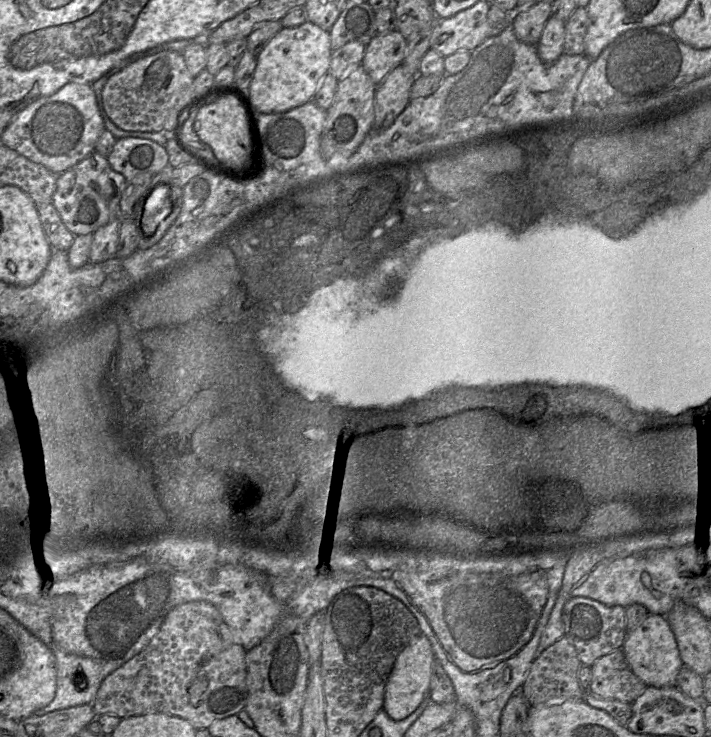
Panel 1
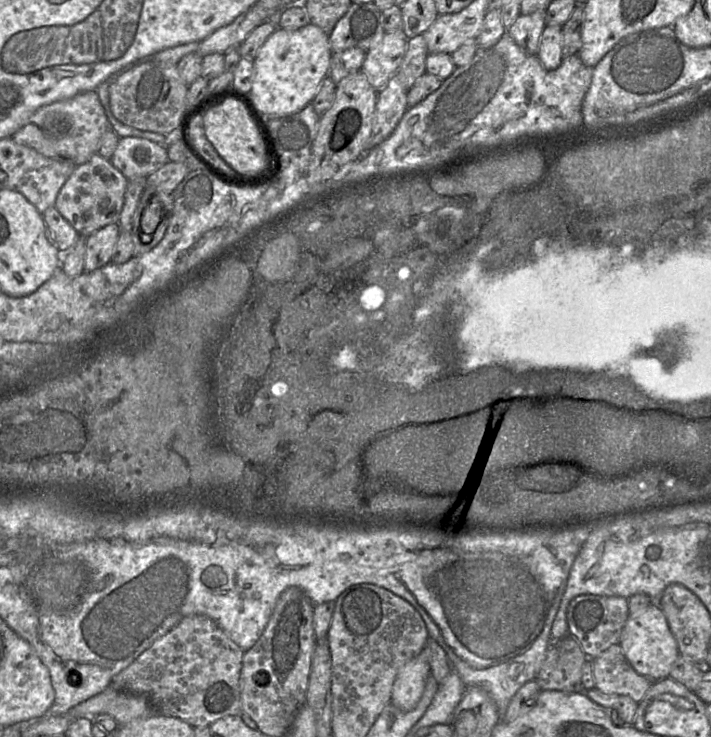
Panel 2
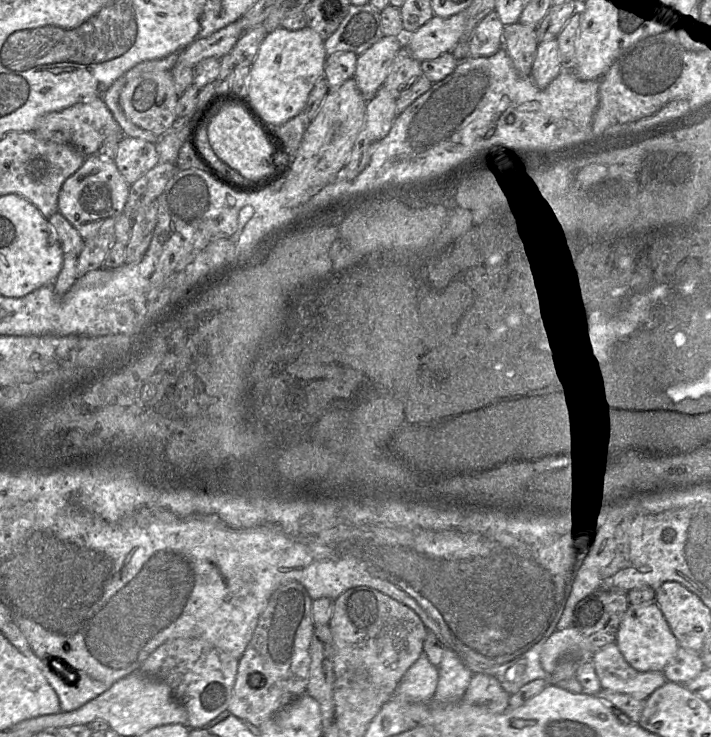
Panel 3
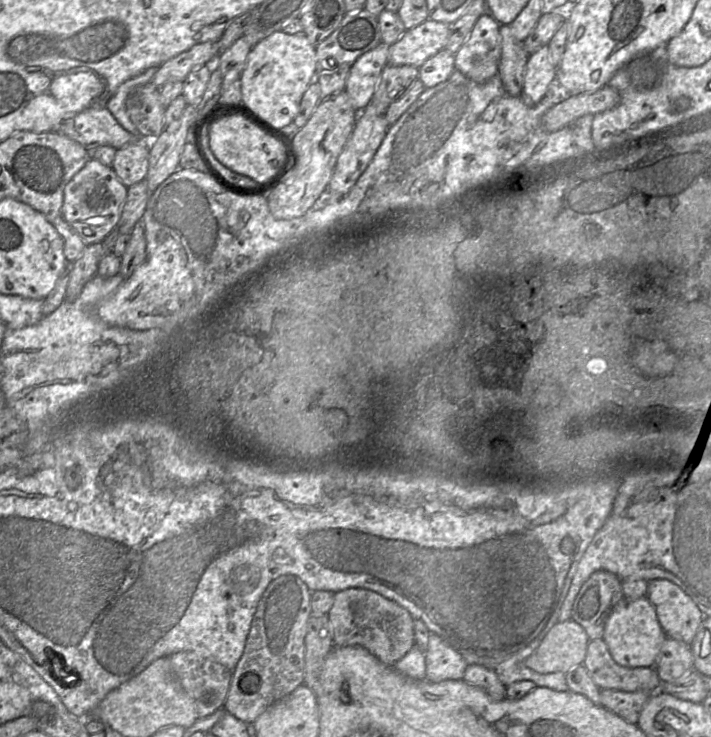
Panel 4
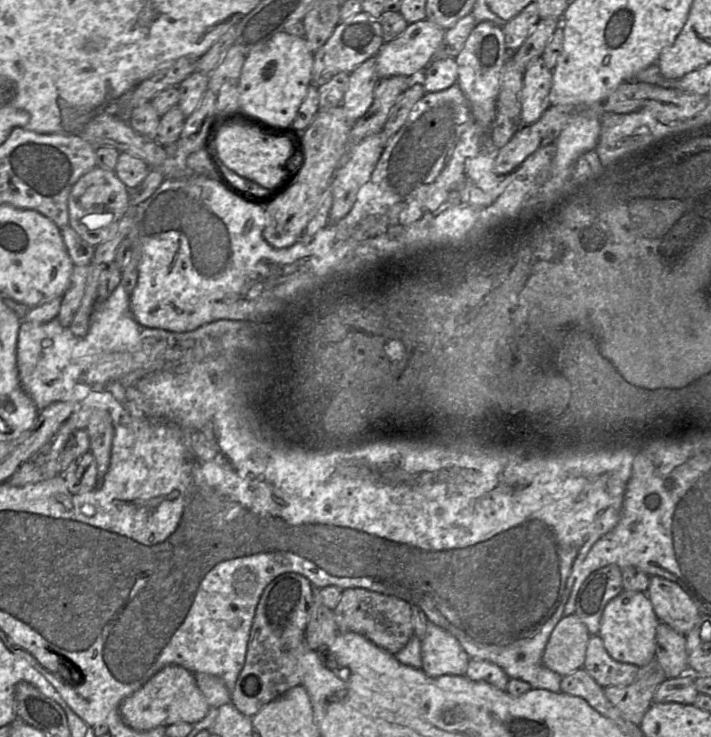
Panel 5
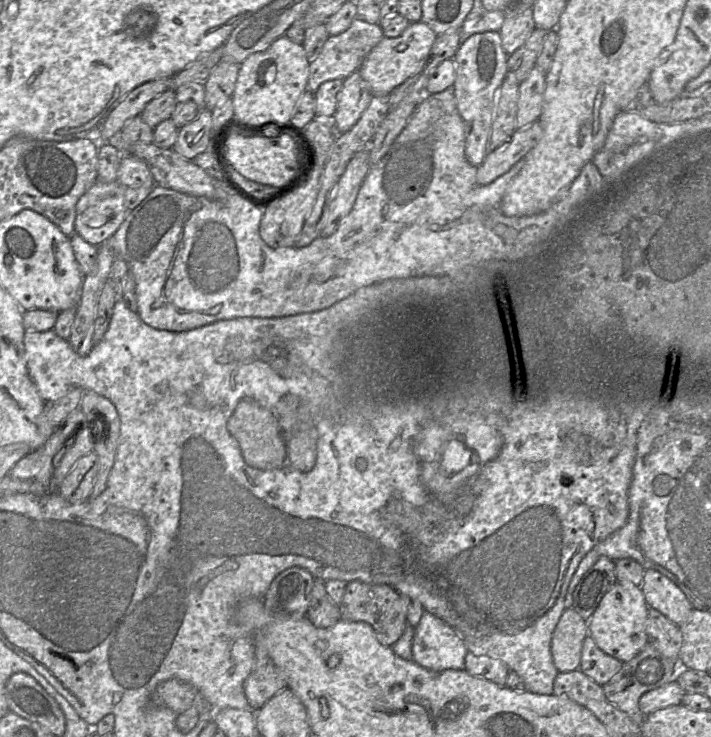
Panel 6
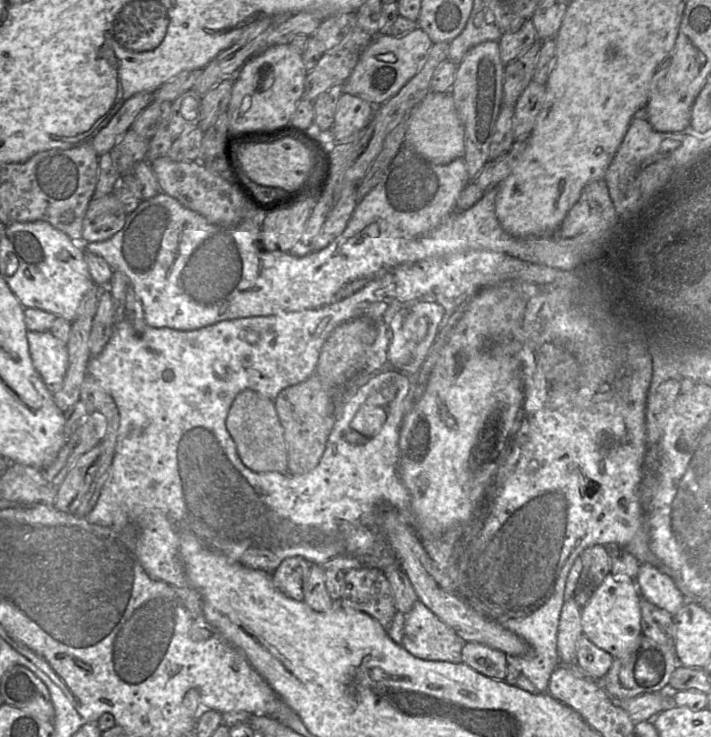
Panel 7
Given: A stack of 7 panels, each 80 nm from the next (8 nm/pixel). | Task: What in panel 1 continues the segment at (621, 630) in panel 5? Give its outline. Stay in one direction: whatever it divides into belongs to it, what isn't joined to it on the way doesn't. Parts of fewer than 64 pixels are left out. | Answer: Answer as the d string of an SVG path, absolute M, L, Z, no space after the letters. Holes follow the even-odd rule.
M649 613L639 626L627 632L622 650L630 669L647 686L676 686L676 679L683 662L666 616Z

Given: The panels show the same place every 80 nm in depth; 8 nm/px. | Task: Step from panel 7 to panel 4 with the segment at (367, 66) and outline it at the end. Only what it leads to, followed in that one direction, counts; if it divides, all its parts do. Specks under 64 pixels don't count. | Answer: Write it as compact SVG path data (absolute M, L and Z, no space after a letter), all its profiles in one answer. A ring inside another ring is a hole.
M426 19L408 29L388 50L388 64L410 65L419 68L428 58L445 49L450 24Z

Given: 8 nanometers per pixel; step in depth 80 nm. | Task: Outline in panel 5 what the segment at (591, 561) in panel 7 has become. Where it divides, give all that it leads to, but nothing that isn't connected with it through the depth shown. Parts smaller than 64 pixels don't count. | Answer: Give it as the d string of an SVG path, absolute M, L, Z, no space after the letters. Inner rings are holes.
M610 564L592 572L576 596L575 614L586 625L590 635L598 635L606 605L624 591L621 569Z

